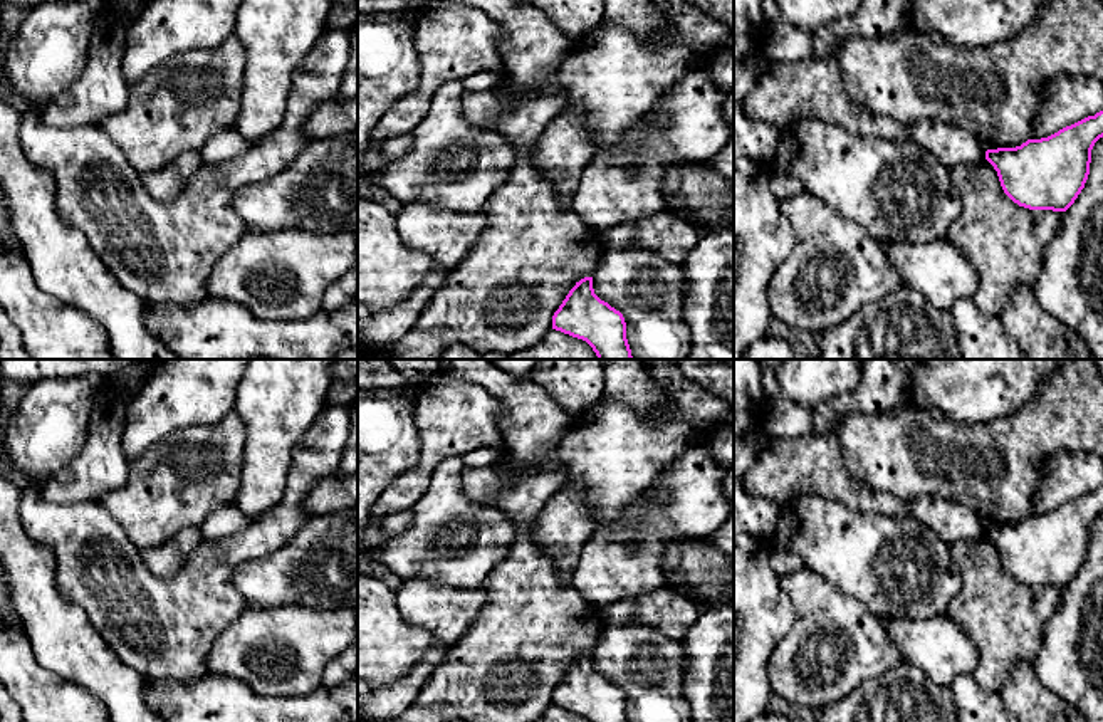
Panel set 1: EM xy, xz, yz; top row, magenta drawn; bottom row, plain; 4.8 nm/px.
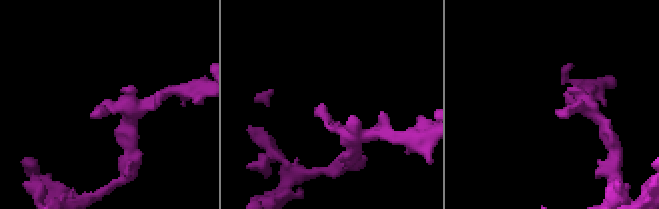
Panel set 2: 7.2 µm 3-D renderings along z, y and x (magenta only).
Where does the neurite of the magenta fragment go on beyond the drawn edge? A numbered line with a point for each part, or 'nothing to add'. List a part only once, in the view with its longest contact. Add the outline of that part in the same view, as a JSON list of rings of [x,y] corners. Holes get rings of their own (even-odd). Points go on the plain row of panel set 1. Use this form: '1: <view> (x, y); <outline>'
nothing to add

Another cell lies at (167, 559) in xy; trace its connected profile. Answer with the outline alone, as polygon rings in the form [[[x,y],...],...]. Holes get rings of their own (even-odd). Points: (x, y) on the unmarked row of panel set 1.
[[[185,527],[178,531],[165,544],[141,549],[141,559],[146,568],[159,578],[176,576],[185,566],[186,559],[203,541],[200,529]]]

